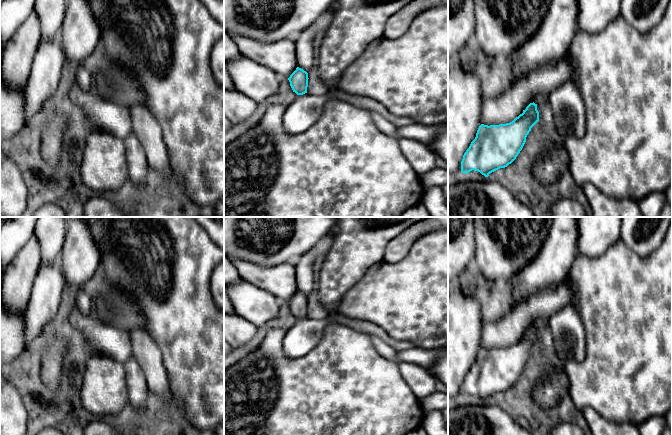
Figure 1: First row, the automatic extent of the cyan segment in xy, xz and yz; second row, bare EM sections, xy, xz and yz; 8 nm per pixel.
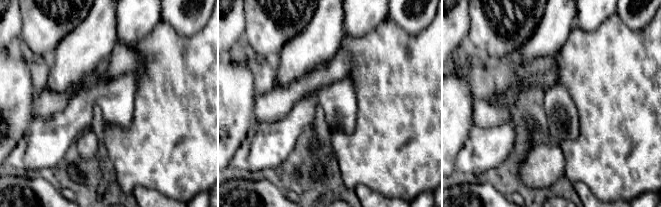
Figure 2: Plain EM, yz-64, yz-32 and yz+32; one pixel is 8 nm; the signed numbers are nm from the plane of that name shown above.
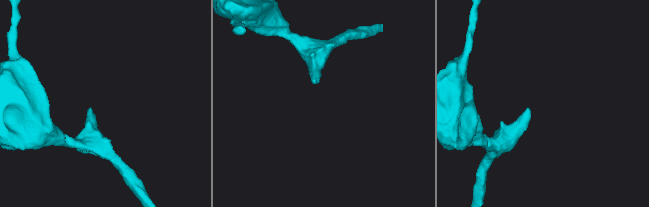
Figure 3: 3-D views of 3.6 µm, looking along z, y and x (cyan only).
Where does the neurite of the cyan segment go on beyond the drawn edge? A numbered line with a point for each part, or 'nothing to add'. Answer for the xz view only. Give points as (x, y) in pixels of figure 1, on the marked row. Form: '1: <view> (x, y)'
1: xz (305, 110)

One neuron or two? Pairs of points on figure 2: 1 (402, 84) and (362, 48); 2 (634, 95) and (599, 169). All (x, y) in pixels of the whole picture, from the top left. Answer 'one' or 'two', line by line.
1: one
2: one

